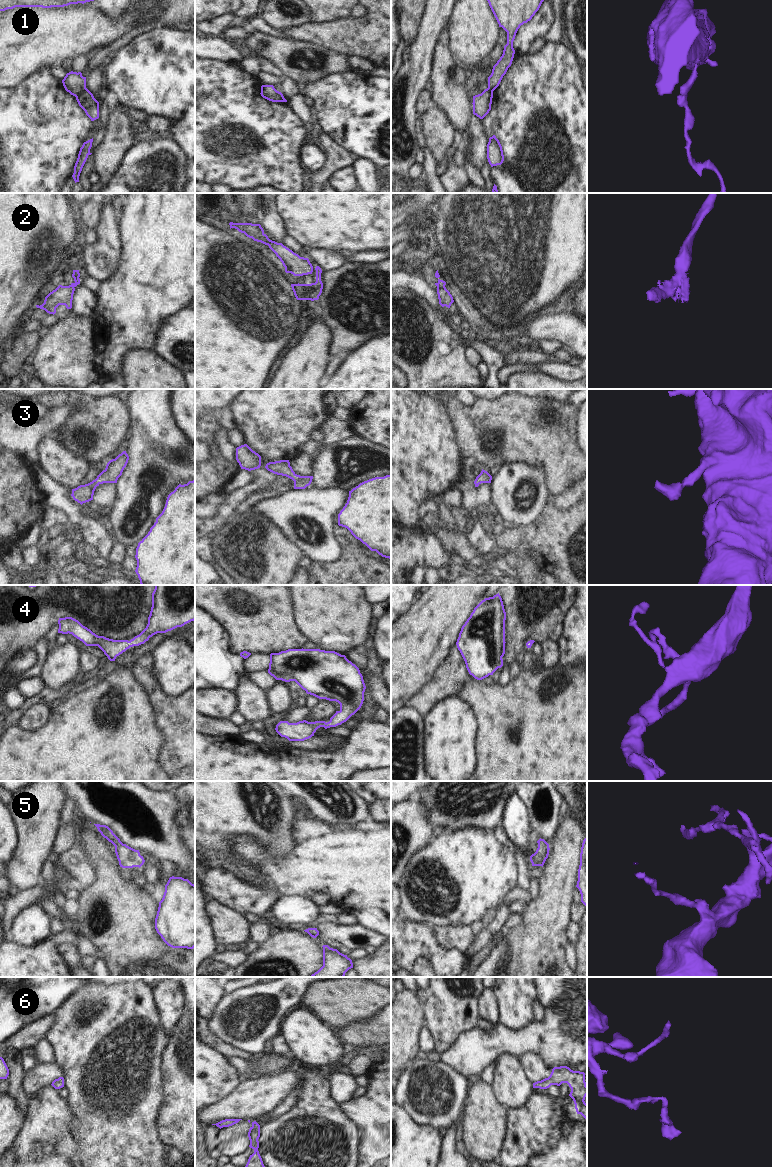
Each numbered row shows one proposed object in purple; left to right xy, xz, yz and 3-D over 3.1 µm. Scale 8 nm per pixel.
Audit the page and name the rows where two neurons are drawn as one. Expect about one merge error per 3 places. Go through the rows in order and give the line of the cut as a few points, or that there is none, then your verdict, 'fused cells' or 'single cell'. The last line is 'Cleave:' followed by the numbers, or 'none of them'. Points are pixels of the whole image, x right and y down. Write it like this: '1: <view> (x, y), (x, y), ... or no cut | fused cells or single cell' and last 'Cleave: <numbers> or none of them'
1: xy (85, 87), (75, 96) | fused cells
2: no cut | single cell
3: no cut | single cell
4: no cut | single cell
5: no cut | single cell
6: no cut | single cell
Cleave: 1

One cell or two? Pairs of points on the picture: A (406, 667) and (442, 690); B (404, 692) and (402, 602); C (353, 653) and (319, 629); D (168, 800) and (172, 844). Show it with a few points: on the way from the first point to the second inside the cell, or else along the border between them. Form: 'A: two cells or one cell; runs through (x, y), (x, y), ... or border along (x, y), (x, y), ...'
A: two cells; border along (442, 662), (432, 678), (412, 698)
B: two cells; border along (415, 600), (401, 616)
C: two cells; border along (363, 644), (351, 647), (344, 654)
D: one cell; runs through (167, 811), (167, 833)

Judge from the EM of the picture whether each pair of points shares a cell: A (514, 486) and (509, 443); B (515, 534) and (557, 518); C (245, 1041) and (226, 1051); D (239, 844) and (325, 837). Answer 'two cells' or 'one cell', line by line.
A: two cells
B: one cell
C: two cells
D: one cell

